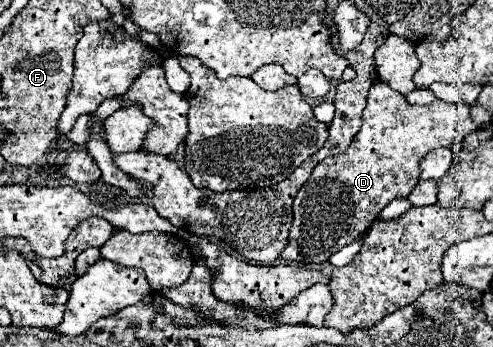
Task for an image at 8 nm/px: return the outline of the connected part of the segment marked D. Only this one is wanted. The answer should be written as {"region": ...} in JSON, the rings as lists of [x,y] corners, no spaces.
{"region":[[[377,79],[367,95],[363,125],[347,151],[339,157],[323,159],[299,189],[293,203],[289,239],[279,257],[297,263],[329,261],[343,245],[363,235],[385,205],[413,191],[423,155],[457,143],[475,129],[469,105],[439,99],[425,107],[411,105],[383,79]]]}

